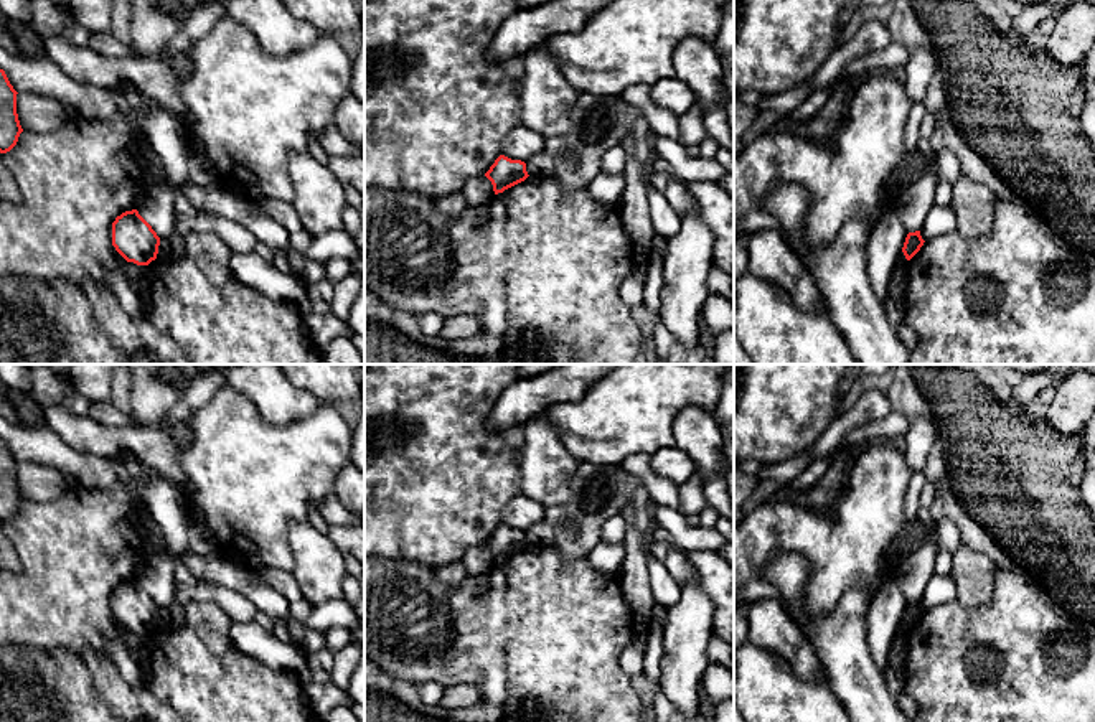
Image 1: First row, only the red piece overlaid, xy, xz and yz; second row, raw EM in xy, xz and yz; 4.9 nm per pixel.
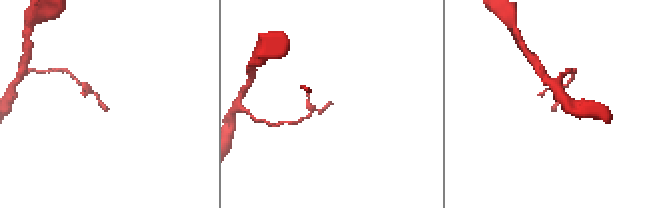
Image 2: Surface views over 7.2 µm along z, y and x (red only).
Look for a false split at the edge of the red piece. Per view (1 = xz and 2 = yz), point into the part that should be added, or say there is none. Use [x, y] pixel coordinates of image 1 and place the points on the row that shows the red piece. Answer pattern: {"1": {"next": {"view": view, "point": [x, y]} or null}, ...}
{"1": {"next": null}, "2": {"next": null}}

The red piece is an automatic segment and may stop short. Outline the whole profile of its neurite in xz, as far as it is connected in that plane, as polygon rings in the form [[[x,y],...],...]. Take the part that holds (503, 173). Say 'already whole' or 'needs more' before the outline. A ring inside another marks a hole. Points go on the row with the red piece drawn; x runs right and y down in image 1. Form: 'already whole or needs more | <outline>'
already whole | [[[500,155],[485,176],[491,181],[495,195],[524,181],[529,175],[526,163]]]

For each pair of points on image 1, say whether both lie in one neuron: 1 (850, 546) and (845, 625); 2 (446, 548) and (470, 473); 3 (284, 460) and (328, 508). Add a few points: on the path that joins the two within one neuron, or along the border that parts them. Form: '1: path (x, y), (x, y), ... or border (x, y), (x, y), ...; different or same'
1: border (881, 572), (817, 615); different
2: path (446, 529), (446, 498), (452, 492); same
3: border (333, 493), (319, 506); different

